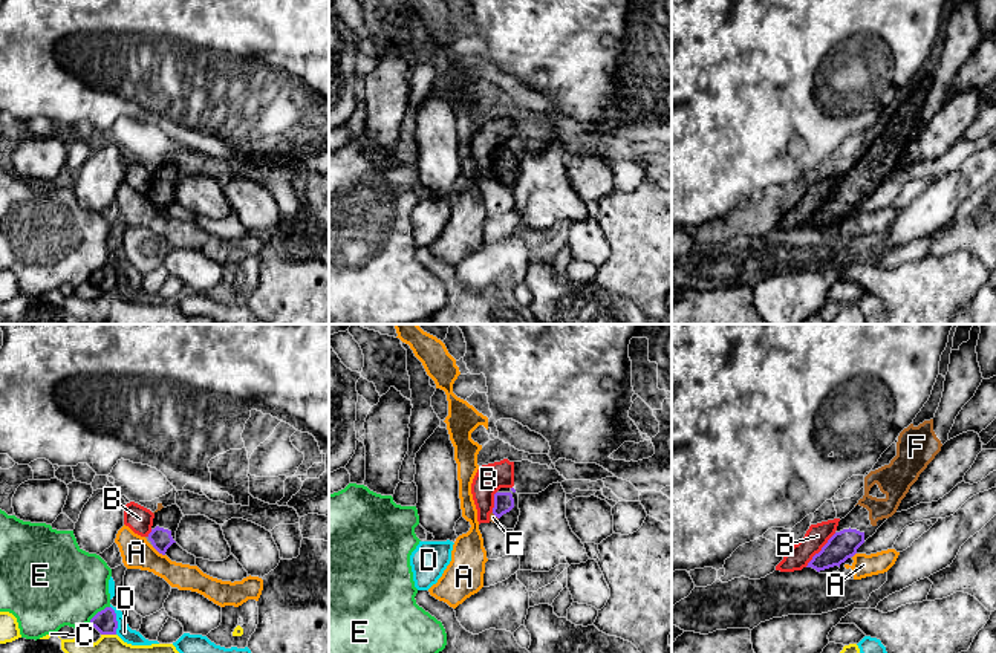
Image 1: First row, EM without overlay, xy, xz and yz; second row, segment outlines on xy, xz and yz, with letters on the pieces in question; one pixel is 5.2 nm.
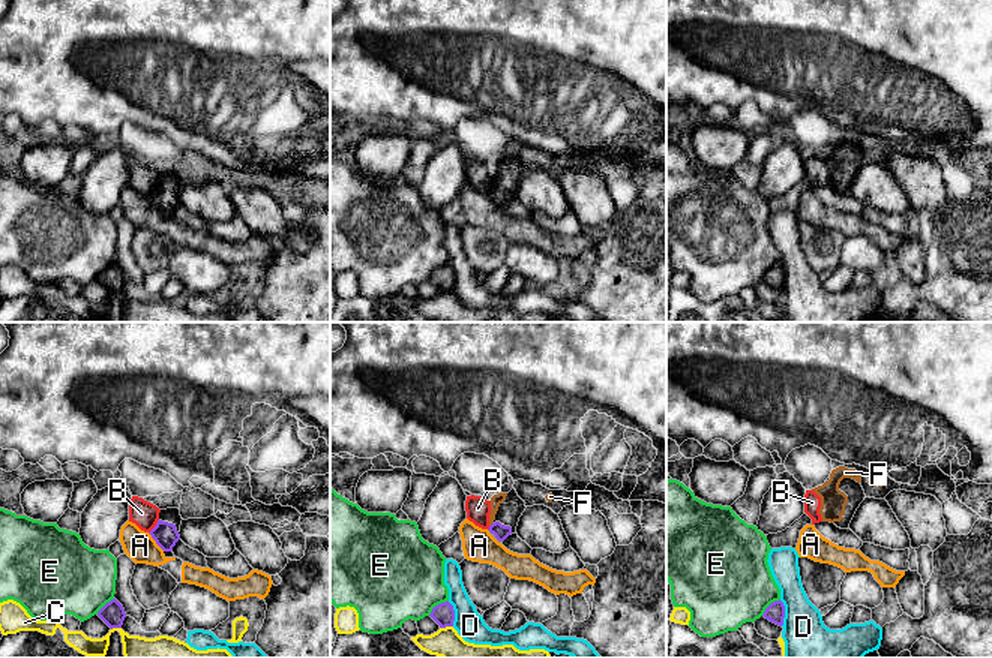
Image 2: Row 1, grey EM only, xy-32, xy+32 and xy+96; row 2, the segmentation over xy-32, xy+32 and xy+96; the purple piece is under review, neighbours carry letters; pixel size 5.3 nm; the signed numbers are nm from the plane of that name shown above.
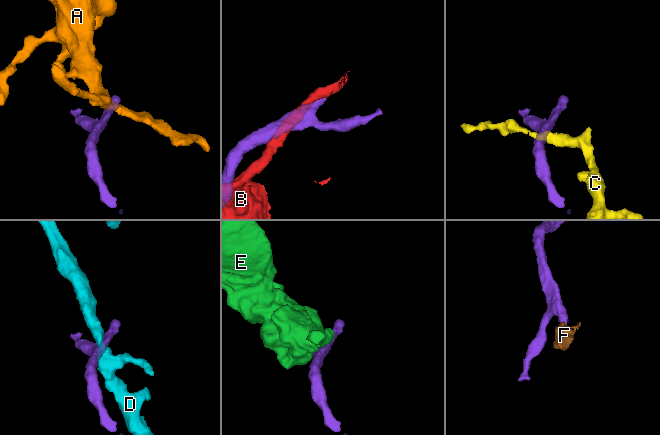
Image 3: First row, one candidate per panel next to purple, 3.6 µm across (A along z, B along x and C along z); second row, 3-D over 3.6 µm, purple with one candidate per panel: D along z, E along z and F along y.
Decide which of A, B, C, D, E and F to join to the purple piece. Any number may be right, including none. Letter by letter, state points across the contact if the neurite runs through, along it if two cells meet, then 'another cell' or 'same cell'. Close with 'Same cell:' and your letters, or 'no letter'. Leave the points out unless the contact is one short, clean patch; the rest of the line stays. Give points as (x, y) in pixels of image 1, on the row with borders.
A: another cell
B: another cell
C: border along xy (101, 633), (115, 635); another cell
D: another cell
E: another cell
F: runs through xz (504, 502), (494, 514), (493, 517); same cell
Same cell: F

